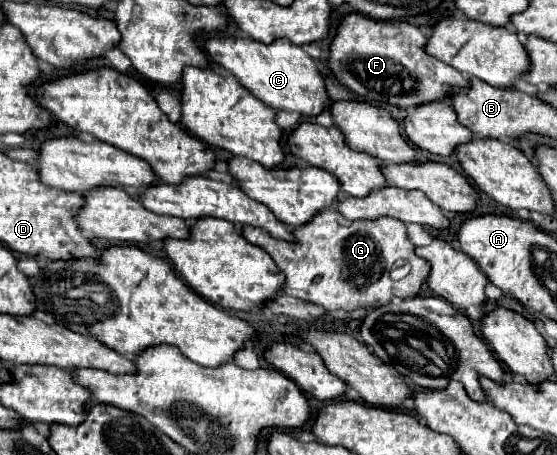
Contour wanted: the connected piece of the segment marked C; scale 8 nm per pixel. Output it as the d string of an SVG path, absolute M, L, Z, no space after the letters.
M216 34L206 36L202 44L206 54L218 66L228 70L246 90L250 90L266 106L316 116L330 104L316 62L300 46L288 42L286 38L278 38L270 44L264 44L252 38L224 38Z

